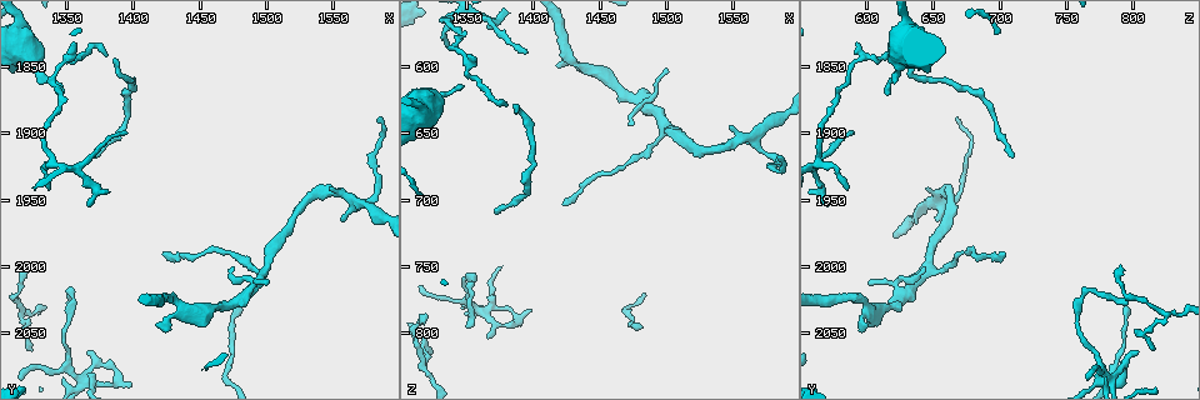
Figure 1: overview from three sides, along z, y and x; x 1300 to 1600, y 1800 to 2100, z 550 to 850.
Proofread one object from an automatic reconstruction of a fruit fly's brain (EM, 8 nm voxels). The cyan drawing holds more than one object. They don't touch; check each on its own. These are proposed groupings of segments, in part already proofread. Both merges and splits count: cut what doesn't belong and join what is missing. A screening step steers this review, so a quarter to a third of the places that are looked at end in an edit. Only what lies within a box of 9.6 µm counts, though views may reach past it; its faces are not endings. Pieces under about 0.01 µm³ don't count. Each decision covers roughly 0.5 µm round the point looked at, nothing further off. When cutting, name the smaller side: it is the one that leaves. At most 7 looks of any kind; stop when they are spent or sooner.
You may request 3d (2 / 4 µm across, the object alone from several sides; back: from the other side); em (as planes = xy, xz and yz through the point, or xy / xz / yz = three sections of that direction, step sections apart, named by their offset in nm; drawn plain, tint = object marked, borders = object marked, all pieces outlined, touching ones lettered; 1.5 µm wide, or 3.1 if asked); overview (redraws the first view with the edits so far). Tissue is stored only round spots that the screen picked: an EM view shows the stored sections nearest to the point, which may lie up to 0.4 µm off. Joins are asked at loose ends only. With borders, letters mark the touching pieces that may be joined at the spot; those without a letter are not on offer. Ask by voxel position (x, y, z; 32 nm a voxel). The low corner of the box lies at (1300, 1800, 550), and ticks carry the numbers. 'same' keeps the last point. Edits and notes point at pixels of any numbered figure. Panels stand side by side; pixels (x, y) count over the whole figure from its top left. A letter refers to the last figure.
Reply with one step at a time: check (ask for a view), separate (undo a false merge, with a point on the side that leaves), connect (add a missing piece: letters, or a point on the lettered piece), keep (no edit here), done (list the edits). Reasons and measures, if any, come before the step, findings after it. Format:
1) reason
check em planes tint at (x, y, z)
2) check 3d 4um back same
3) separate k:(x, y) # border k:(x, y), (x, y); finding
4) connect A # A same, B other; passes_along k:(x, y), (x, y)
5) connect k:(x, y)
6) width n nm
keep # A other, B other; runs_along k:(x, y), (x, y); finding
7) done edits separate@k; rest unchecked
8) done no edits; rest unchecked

tapers out
check em planes borders at (1390, 2078, 794)

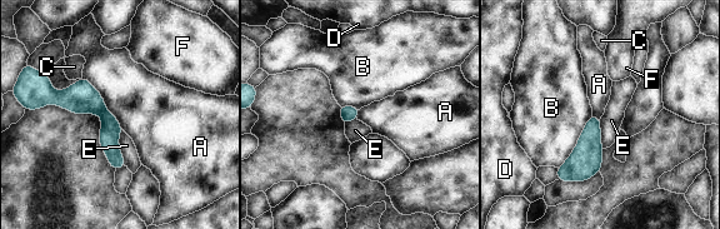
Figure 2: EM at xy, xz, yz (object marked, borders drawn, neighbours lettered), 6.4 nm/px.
width 100 nm
separate 2:(110, 130) # A other, B other, C other, D other, E other, F other; border 2:(105, 109), (99, 114); two neurons meet here

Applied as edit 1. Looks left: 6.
check overview

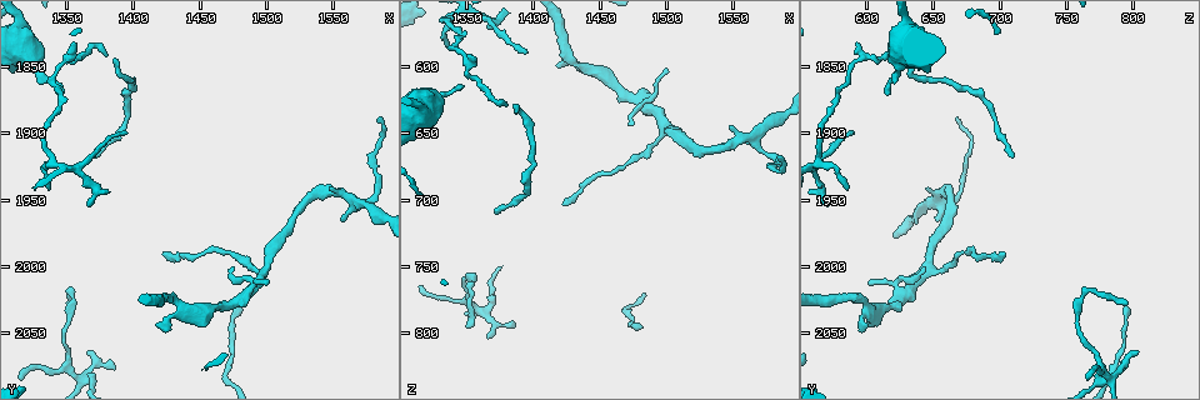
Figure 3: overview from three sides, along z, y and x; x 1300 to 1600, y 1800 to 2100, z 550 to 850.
tapers out
check em xz step 4 borders at (1422, 1988, 702)

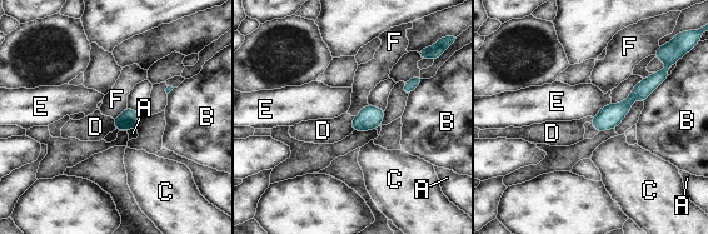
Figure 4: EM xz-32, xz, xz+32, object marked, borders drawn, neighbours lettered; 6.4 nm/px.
cut it another way
check em planes borders same

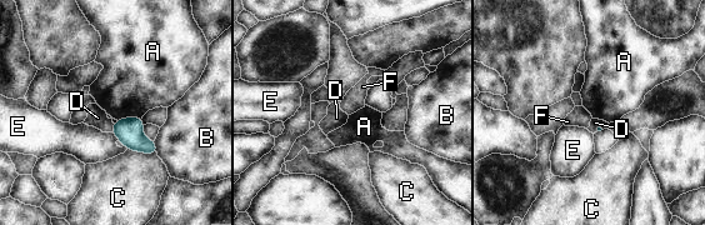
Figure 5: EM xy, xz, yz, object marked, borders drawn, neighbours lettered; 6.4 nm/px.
keep # A other, B other, C other, D other, E other, F other; border 5:(141, 116), (126, 116), (116, 120); none of them fits

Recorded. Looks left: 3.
free end
check 3d 2um at (1348, 1870, 618)

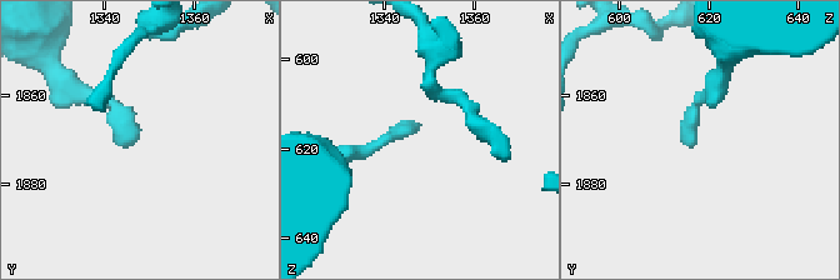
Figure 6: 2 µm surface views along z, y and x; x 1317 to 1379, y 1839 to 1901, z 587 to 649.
shape alone is not enough
check em xy step 8 borders at (1345, 1871, 617)

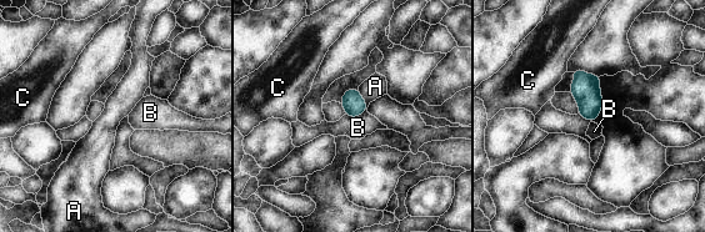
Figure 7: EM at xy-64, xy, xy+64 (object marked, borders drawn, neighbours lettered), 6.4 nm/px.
keep # A other, B other, C other; border 7:(366, 109), (356, 116), (345, 115); no lettered piece goes on from it

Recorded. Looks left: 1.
done edits separate@2; rest unchecked

